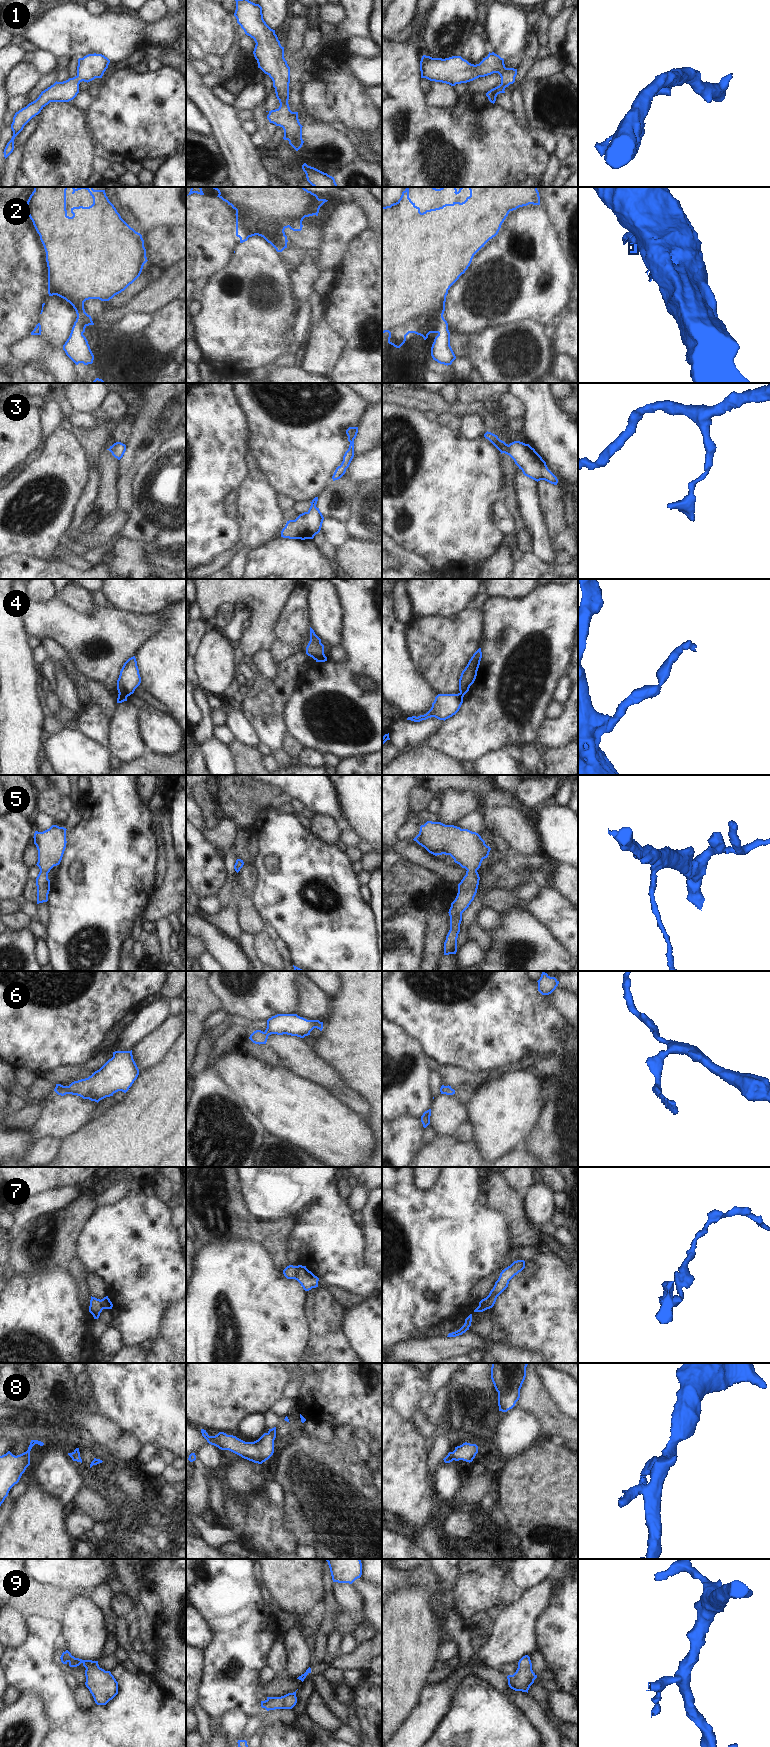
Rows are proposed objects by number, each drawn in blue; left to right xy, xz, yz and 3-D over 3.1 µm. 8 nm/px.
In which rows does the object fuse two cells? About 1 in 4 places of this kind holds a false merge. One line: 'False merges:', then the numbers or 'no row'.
False merges: 2, 4, 7

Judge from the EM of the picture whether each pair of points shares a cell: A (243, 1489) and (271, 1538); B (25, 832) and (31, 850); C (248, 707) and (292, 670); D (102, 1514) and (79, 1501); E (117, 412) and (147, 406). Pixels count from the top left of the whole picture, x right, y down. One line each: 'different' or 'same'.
A: different
B: different
C: same
D: same
E: different

